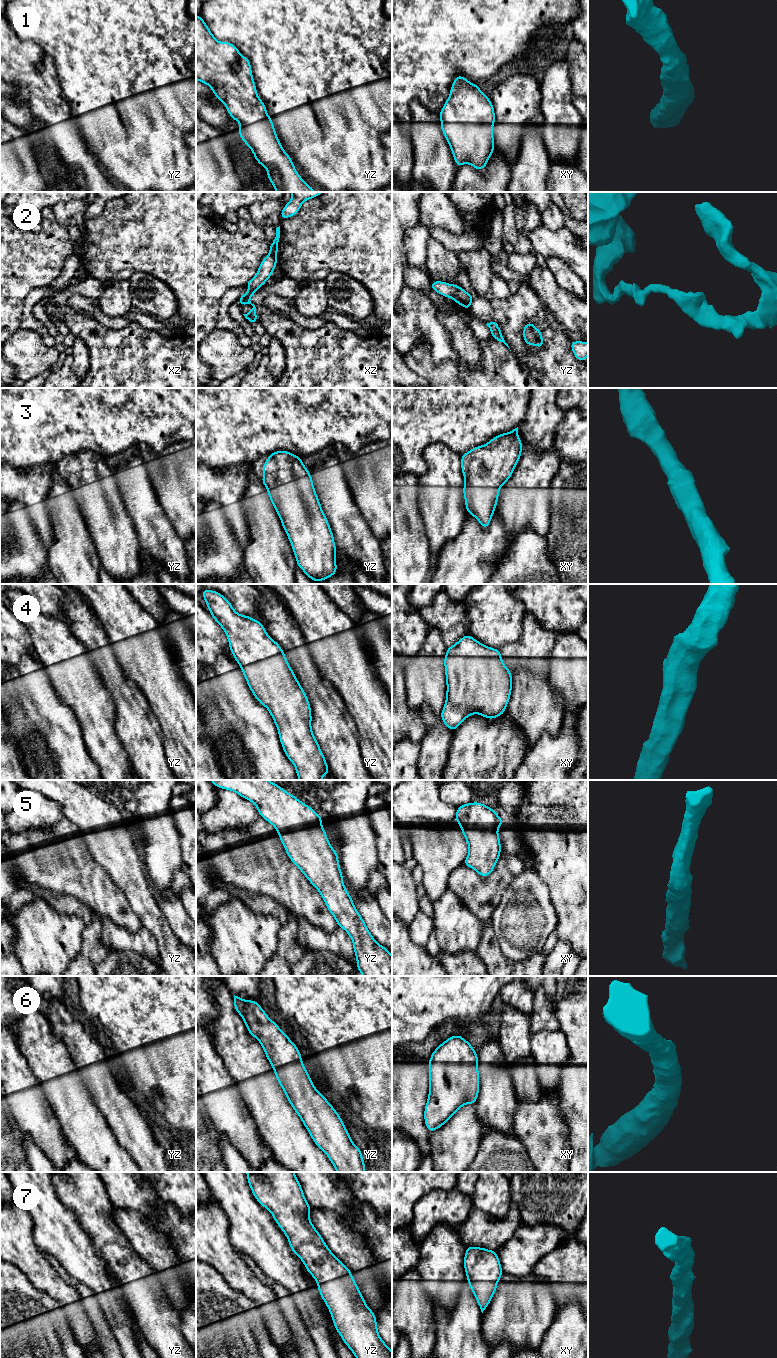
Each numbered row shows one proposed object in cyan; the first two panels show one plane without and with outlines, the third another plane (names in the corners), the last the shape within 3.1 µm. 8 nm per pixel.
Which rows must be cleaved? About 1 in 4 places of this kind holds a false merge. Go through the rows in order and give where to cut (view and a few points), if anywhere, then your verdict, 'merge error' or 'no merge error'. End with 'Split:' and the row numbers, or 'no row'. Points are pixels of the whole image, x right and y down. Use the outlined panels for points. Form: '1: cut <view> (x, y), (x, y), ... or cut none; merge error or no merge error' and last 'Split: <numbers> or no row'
1: cut none; no merge error
2: cut yz (459, 287), (452, 297); merge error
3: cut none; no merge error
4: cut none; no merge error
5: cut none; no merge error
6: cut none; no merge error
7: cut none; no merge error
Split: 2

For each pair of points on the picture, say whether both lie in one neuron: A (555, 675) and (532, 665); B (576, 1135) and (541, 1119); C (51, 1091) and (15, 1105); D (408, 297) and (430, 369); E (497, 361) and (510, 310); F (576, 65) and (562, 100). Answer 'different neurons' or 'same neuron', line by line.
A: different neurons
B: different neurons
C: different neurons
D: different neurons
E: different neurons
F: different neurons

